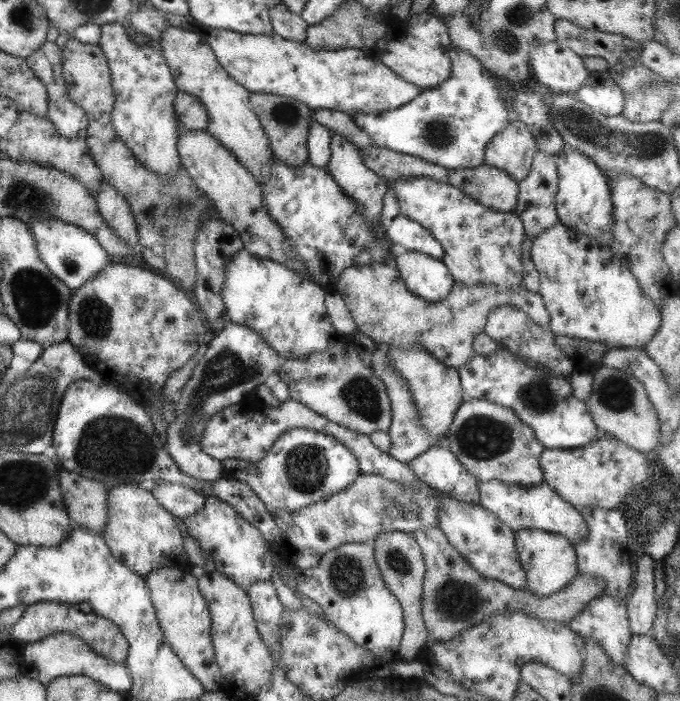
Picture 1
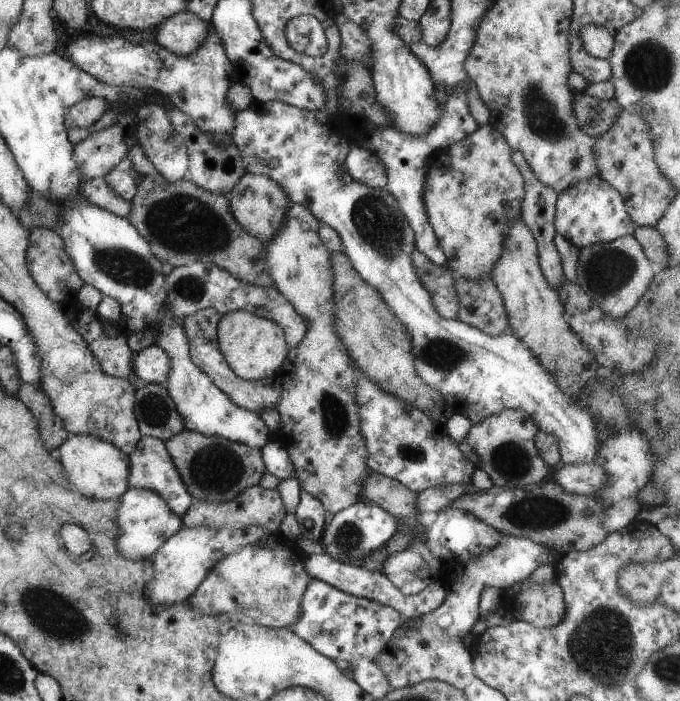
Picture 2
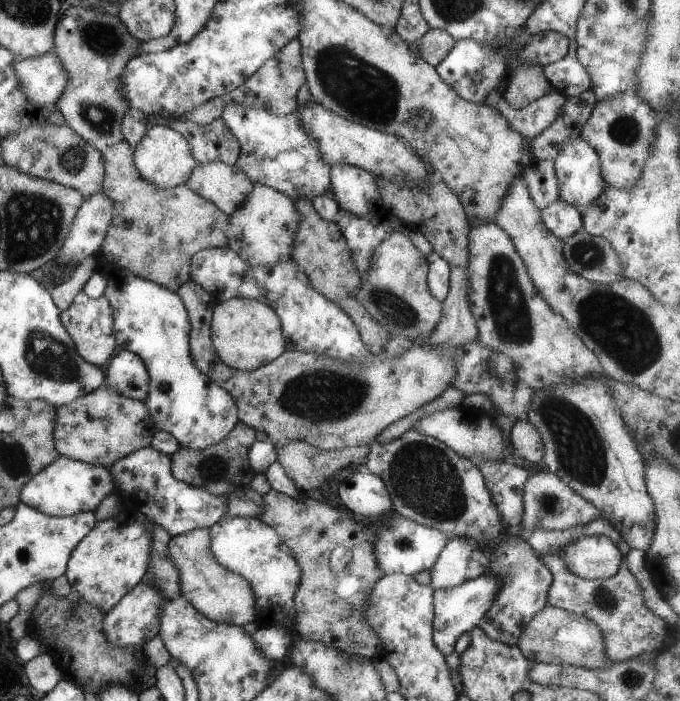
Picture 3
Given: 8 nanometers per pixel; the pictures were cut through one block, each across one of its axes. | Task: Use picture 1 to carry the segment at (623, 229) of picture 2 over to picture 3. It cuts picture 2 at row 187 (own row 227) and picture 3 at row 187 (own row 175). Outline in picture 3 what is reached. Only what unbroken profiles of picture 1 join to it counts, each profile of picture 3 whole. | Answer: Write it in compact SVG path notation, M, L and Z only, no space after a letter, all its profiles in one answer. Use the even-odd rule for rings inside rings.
M580 136L565 140L561 150L559 150L559 154L555 156L552 162L554 163L553 169L559 200L580 210L589 206L603 192L606 183L600 173L599 158L595 150L589 144L585 144Z

